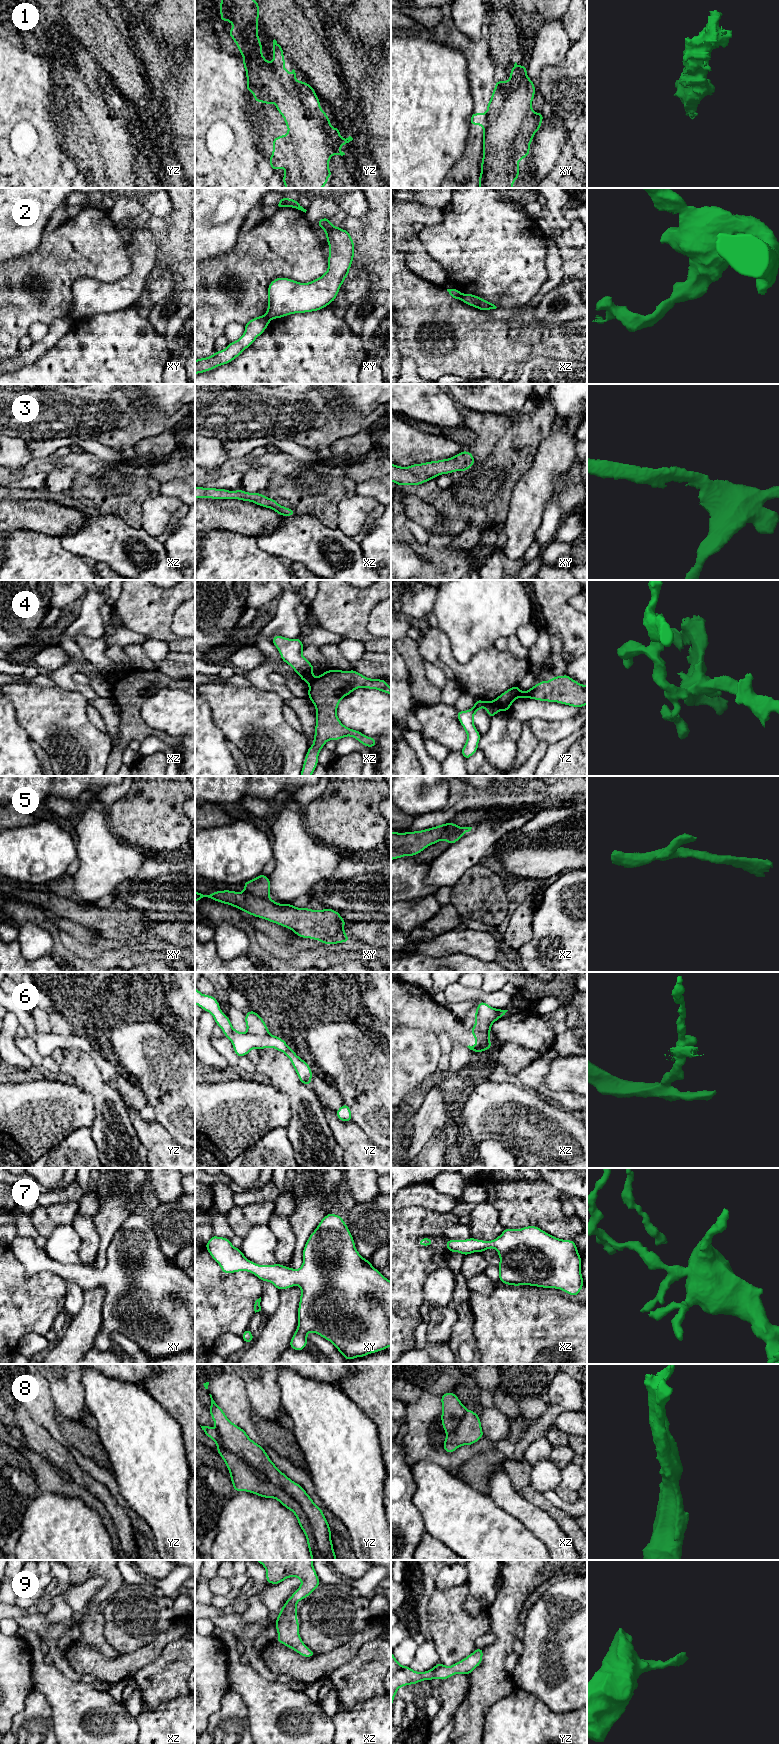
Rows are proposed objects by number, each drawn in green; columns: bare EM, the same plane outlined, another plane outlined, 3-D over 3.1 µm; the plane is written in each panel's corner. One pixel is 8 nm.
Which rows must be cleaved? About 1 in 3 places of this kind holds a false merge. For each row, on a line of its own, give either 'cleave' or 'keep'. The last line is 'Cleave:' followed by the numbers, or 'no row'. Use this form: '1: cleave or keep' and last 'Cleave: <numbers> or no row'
1: keep
2: cleave
3: keep
4: cleave
5: cleave
6: cleave
7: keep
8: cleave
9: keep
Cleave: 2, 4, 5, 6, 8

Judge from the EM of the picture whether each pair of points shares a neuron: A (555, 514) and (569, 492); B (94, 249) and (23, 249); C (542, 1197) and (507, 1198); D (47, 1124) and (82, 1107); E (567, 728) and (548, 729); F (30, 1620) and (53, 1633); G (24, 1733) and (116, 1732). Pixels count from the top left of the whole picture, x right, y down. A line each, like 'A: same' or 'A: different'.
A: different
B: different
C: same
D: same
E: same
F: same
G: different

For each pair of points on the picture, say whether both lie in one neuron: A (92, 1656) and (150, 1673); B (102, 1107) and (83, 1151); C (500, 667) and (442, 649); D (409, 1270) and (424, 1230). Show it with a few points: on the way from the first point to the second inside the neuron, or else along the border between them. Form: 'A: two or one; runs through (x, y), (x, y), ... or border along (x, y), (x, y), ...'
A: two; border along (158, 1657), (139, 1668), (131, 1677)
B: two; border along (89, 1127), (99, 1156)
C: one; runs through (485, 668), (458, 668), (454, 664)
D: one; runs through (409, 1260), (409, 1243), (414, 1238)

